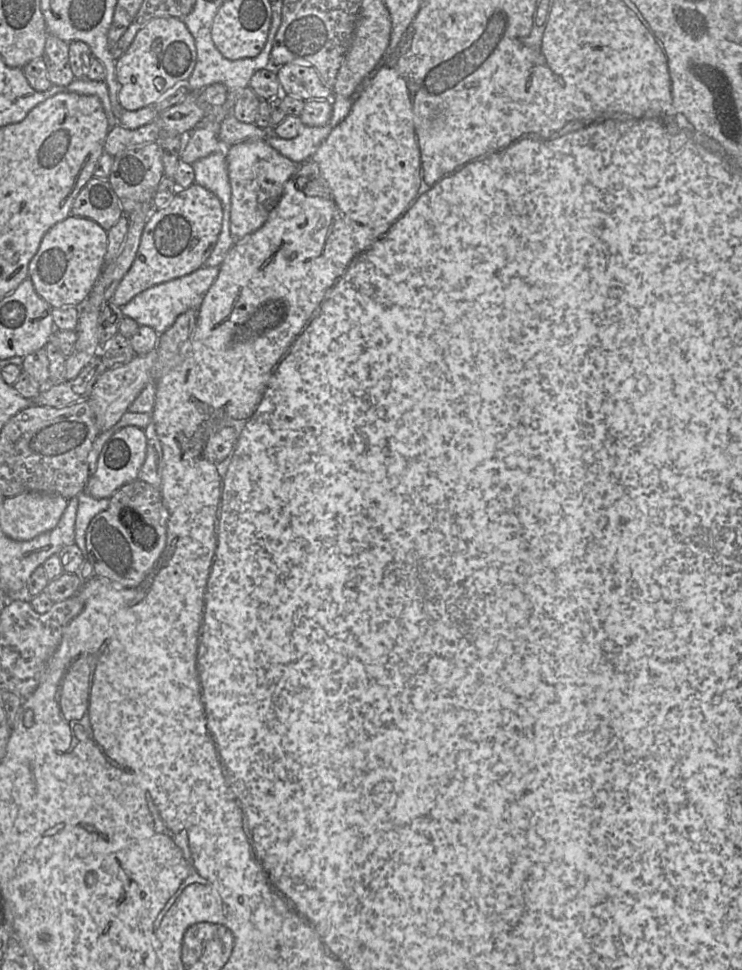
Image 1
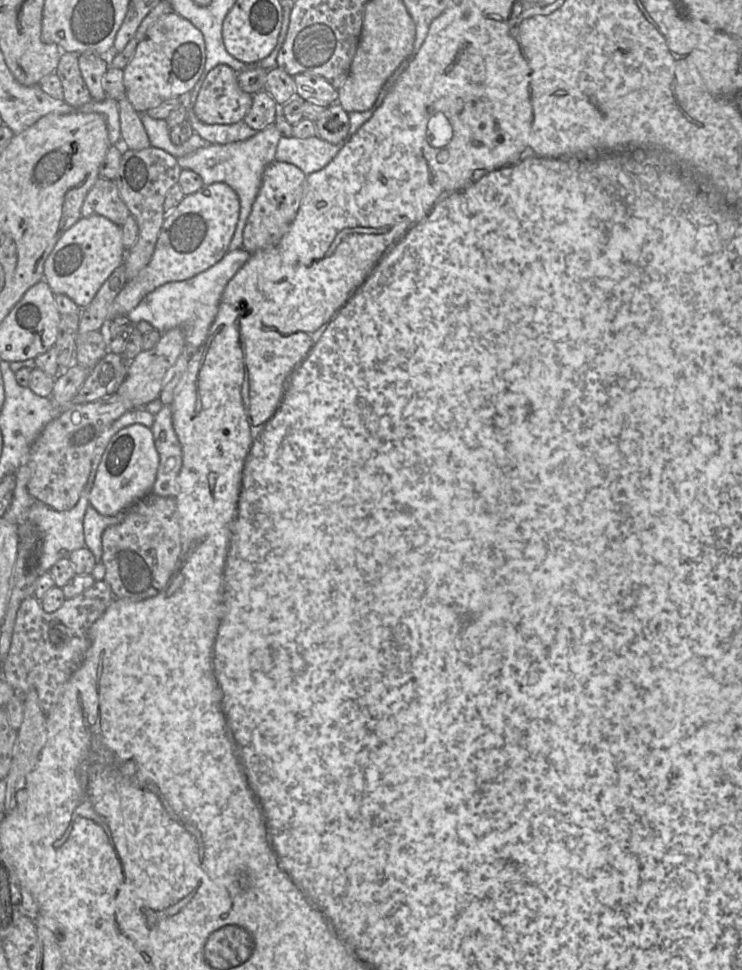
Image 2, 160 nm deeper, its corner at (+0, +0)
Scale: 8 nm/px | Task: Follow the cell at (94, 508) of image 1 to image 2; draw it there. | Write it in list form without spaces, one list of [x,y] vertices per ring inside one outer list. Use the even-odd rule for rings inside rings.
[[[89,505],[83,521],[85,547],[94,555],[97,561],[102,558],[102,534],[104,530],[121,521],[122,514],[106,516],[99,513],[92,505]]]

